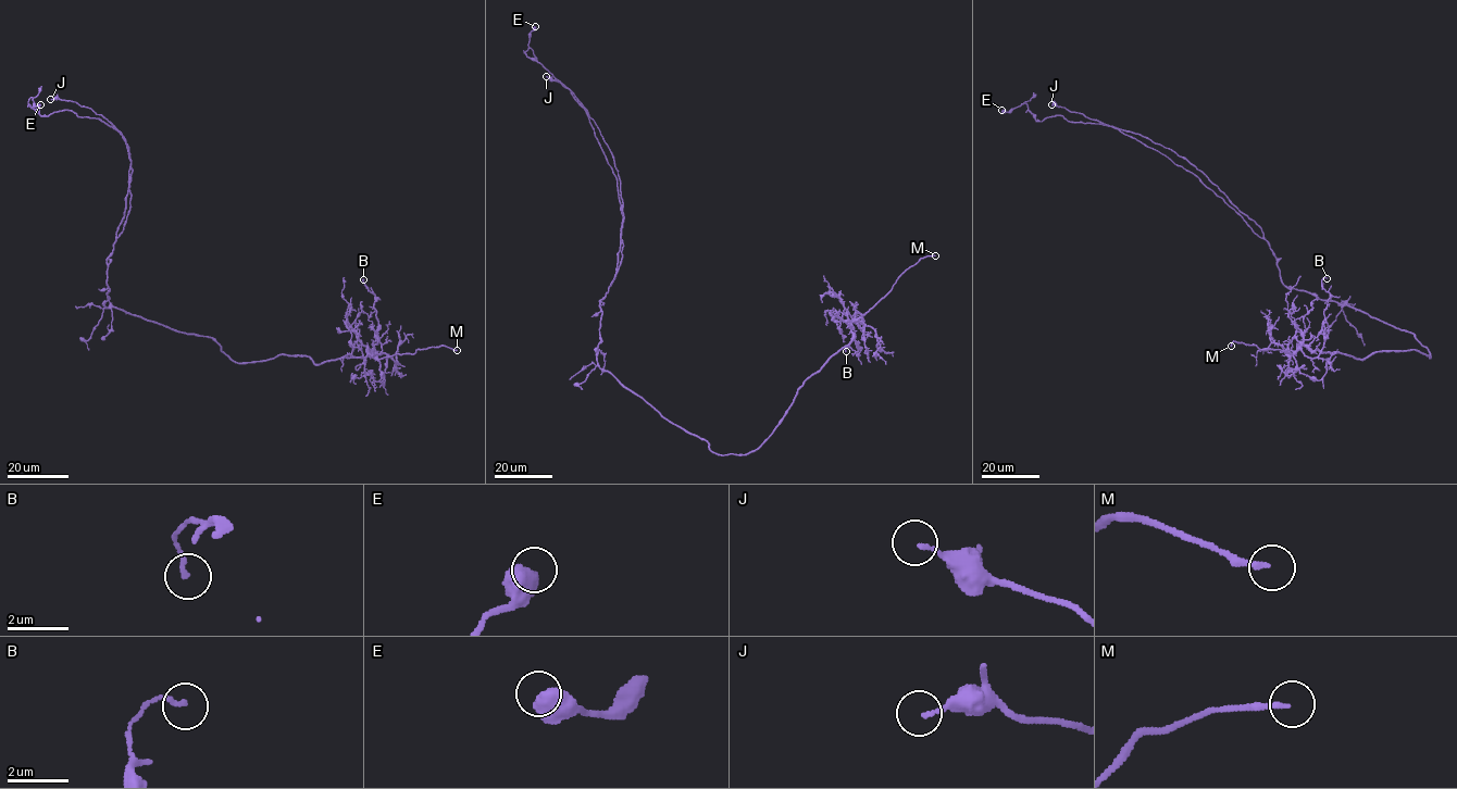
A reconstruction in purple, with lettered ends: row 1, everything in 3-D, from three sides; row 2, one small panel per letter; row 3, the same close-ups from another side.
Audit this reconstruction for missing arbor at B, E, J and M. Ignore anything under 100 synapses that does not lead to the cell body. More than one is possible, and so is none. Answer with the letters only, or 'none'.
M

